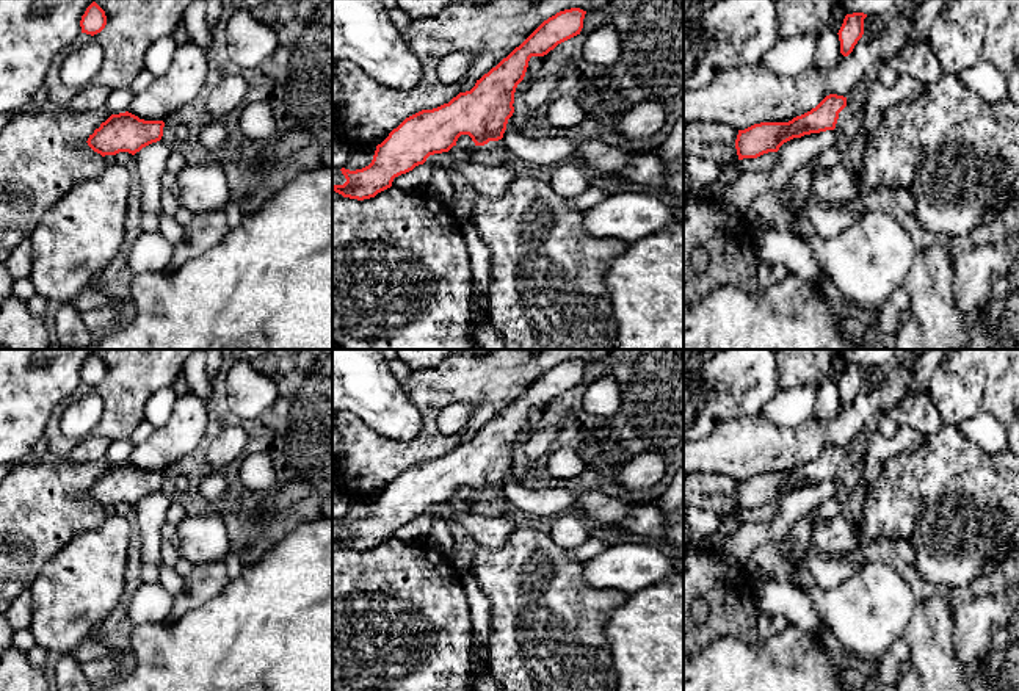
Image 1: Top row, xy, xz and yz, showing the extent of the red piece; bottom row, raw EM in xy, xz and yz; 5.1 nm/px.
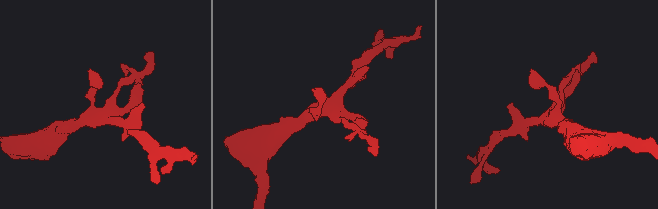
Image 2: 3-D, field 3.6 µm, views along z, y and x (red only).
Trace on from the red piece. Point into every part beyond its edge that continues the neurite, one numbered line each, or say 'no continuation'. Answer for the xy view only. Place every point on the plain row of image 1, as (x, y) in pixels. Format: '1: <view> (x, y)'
no continuation

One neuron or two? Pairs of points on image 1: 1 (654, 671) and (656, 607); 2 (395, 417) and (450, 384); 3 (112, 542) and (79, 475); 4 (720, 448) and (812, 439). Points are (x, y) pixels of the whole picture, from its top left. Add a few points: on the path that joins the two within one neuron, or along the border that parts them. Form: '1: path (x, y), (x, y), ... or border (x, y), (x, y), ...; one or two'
1: path (656, 655), (656, 622); one
2: border (402, 383), (420, 417), (420, 430), (411, 441); two
3: border (107, 519), (69, 541); two
4: path (743, 448), (789, 447); one

